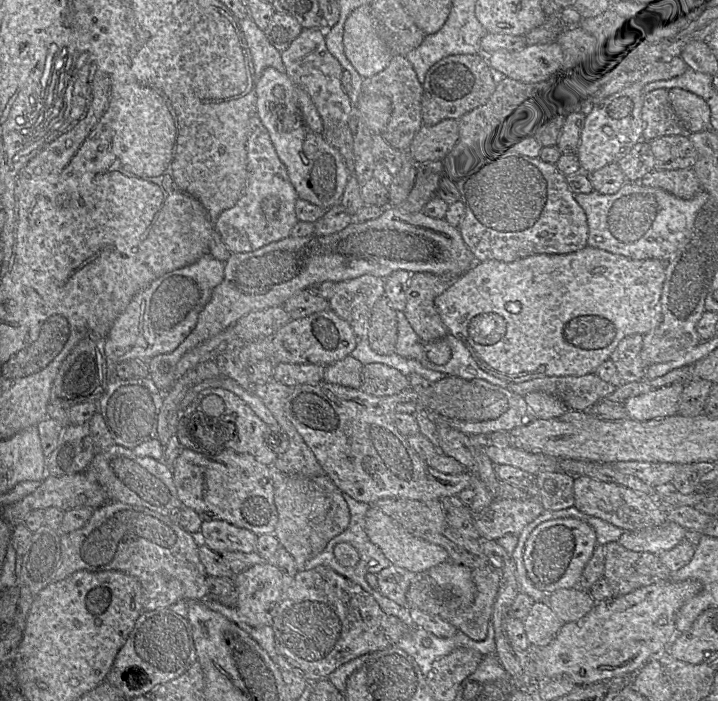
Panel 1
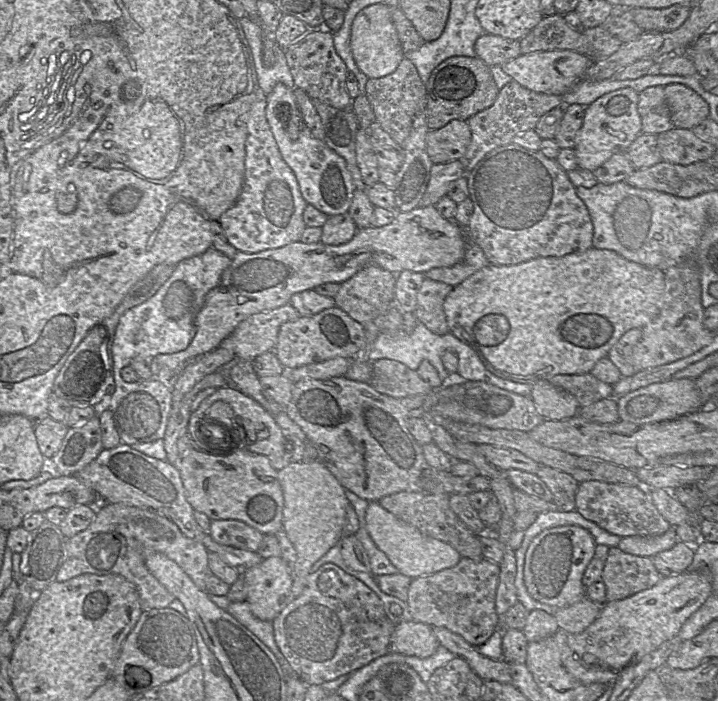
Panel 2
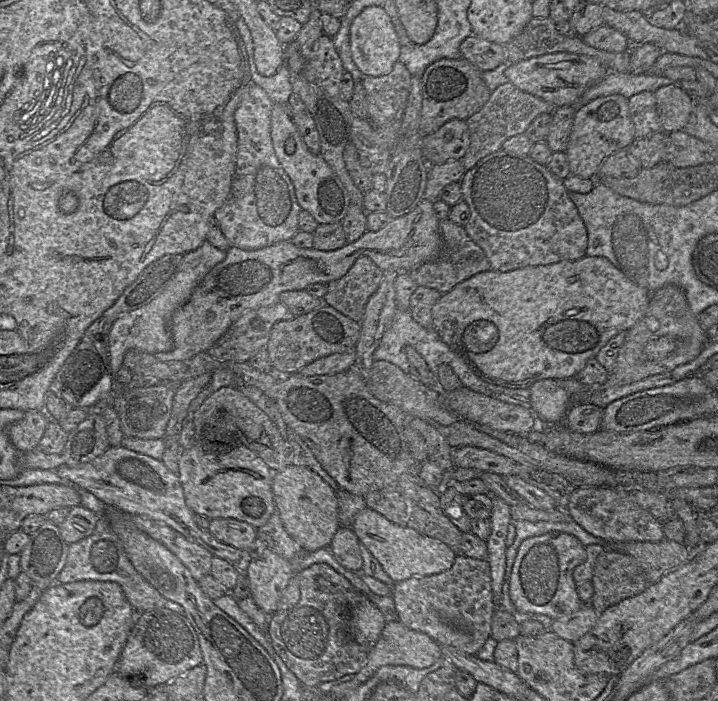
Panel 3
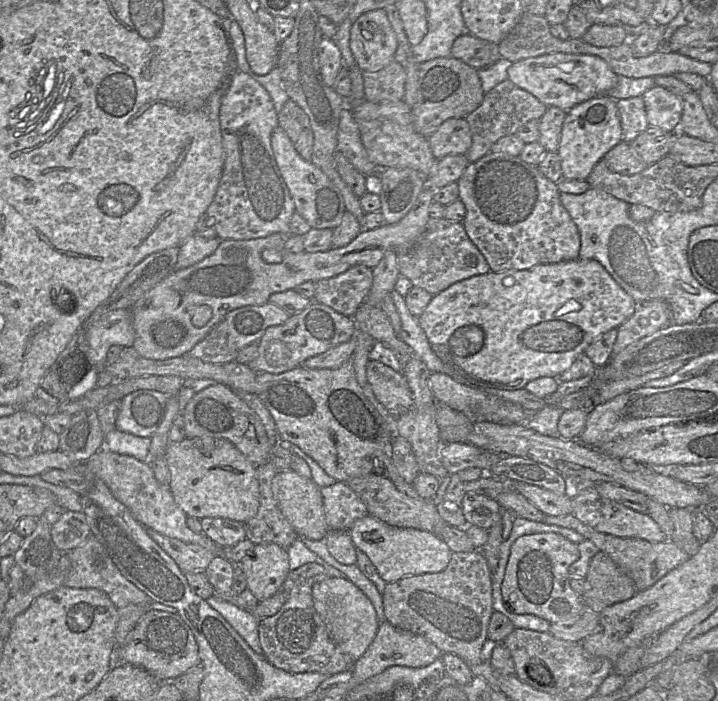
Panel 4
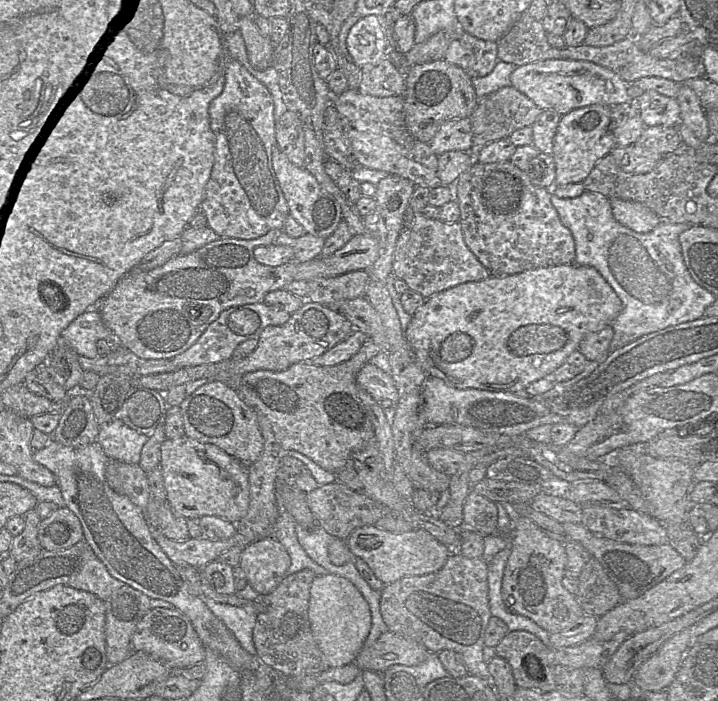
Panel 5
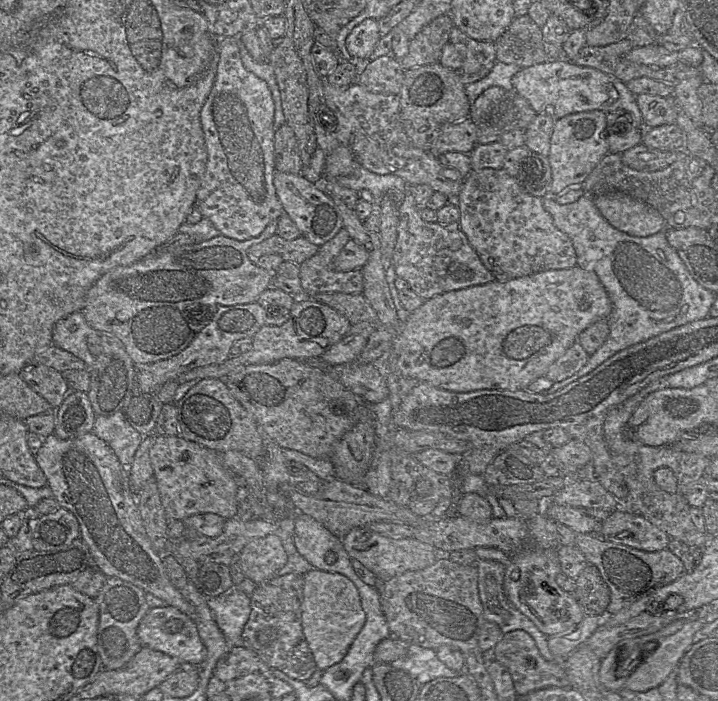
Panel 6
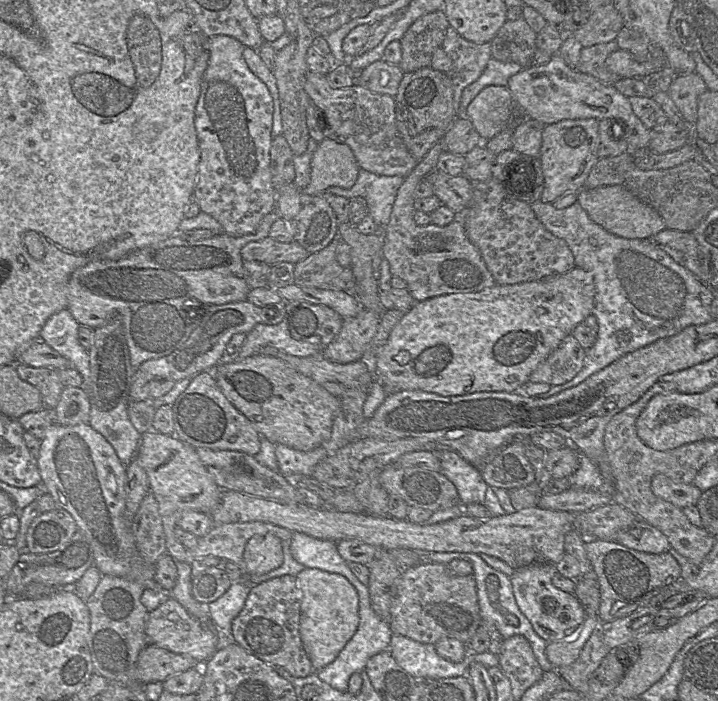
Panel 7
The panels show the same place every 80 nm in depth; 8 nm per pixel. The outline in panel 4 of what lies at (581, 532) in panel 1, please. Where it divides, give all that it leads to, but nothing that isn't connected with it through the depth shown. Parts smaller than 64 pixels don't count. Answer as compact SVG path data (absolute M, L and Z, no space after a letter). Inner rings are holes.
M536 533L523 535L512 544L501 586L502 597L506 608L514 614L535 615L549 623L572 625L586 609L582 596L570 586L569 567L579 558L576 543L556 533Z

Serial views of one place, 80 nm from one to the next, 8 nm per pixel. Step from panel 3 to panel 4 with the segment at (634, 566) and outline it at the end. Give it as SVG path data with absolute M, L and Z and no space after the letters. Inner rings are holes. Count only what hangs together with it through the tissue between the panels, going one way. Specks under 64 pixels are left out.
M601 551L591 559L585 580L584 605L598 614L638 592L633 579Z

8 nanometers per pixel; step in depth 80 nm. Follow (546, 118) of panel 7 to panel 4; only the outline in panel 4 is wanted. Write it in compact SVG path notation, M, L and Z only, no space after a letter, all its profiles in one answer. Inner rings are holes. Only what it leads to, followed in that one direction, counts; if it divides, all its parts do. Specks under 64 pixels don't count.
M555 53L513 63L508 69L508 80L546 106L567 112L582 102L605 95L616 86L618 75L599 57Z

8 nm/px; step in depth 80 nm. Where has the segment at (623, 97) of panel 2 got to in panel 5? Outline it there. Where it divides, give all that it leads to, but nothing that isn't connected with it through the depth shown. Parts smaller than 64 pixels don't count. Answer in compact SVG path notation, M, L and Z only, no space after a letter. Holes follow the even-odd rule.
M593 104L561 117L553 141L552 156L556 167L554 187L582 183L598 161L615 148L615 139L609 130L610 115L610 106Z

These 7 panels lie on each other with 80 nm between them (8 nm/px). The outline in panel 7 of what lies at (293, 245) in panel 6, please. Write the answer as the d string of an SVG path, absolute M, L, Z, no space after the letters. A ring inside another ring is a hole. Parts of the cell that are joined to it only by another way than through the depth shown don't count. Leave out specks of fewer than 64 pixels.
M271 237L249 242L241 249L244 261L260 261L270 266L280 262L296 264L309 255L309 252L296 241L282 243Z

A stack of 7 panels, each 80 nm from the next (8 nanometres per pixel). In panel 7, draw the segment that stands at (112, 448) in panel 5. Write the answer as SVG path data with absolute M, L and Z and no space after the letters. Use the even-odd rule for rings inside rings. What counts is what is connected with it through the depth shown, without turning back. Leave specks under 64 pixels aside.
M129 396L109 411L100 410L91 403L90 426L114 448L121 462L128 465L136 456L142 434L128 416Z

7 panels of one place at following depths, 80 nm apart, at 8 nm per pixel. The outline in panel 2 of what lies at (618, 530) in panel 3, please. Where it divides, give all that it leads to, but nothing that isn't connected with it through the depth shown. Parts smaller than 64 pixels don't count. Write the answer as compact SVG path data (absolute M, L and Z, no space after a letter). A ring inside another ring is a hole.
M596 480L579 483L575 510L585 519L617 536L656 536L667 532L671 525L653 504L647 488L626 486Z

